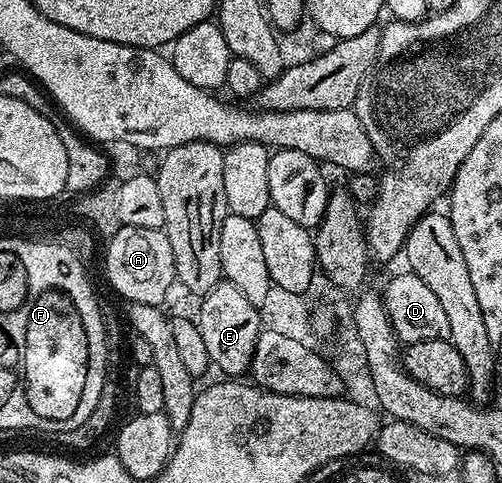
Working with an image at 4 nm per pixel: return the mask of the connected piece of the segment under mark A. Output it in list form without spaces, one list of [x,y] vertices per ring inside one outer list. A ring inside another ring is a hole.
[[[121,225],[114,236],[105,241],[106,245],[106,280],[130,304],[165,305],[170,287],[176,284],[176,258],[173,257],[172,245],[165,230],[144,230],[144,226]]]

